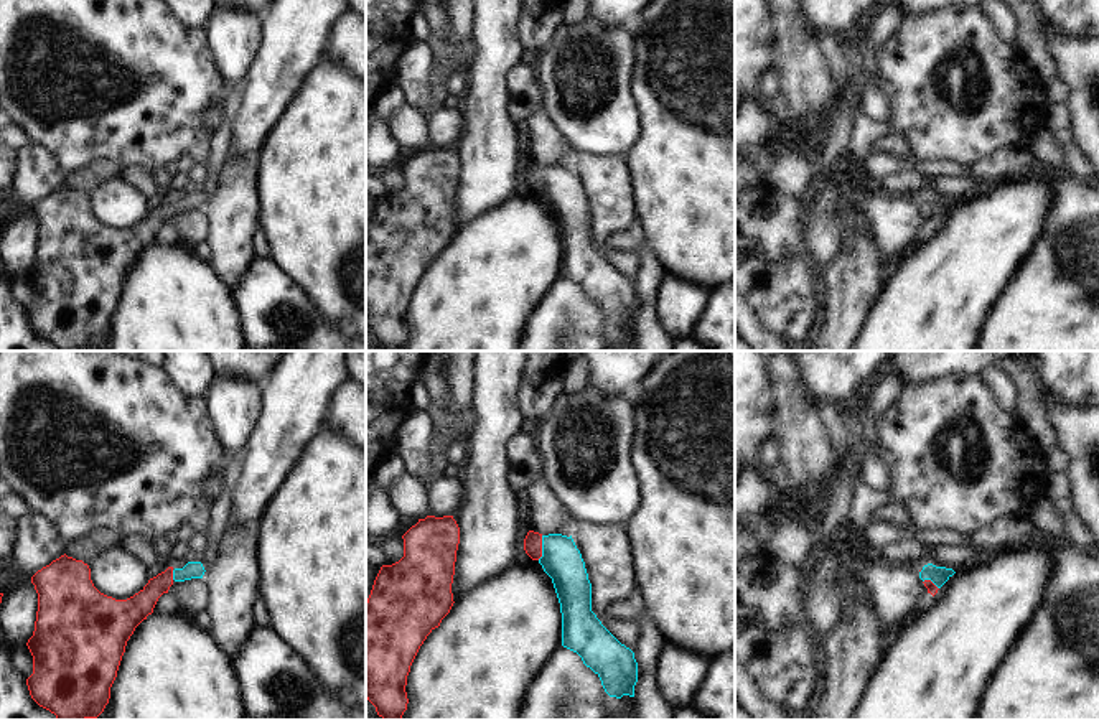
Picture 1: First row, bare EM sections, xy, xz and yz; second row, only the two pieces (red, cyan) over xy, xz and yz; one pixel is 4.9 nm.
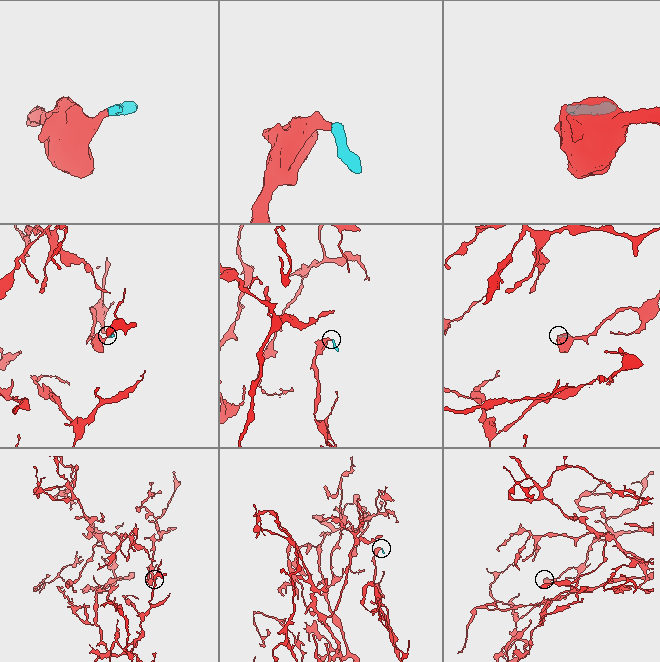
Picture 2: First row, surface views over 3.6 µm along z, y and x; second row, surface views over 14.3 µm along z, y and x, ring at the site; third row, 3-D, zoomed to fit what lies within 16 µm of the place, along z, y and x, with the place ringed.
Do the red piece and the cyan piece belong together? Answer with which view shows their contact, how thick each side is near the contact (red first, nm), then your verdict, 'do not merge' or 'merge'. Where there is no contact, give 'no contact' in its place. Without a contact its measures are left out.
xz | 100/190 nm | merge

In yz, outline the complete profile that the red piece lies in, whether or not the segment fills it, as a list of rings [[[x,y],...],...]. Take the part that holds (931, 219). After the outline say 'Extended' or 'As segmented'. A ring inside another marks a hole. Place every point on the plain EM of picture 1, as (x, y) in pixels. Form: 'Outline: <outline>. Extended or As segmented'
Outline: [[[928,194],[919,203],[919,209],[923,211],[924,217],[928,219],[928,224],[933,227],[938,224],[938,221],[954,206],[956,203],[952,199],[946,198],[936,198],[933,194]]]. Extended.

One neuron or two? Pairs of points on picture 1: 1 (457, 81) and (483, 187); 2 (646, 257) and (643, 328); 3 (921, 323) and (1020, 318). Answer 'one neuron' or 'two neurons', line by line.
1: two neurons
2: one neuron
3: two neurons

